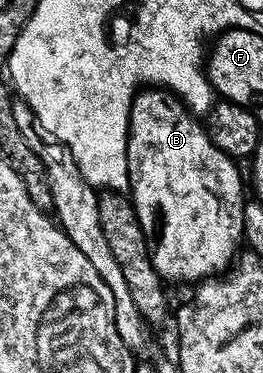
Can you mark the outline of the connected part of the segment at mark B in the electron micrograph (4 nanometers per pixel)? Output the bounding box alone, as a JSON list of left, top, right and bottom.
[128,88,244,283]

